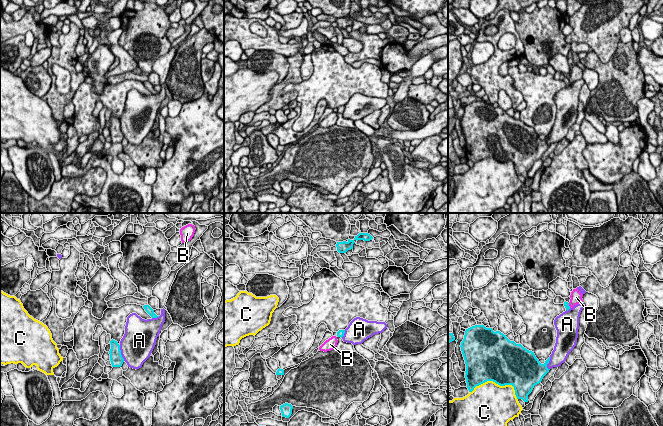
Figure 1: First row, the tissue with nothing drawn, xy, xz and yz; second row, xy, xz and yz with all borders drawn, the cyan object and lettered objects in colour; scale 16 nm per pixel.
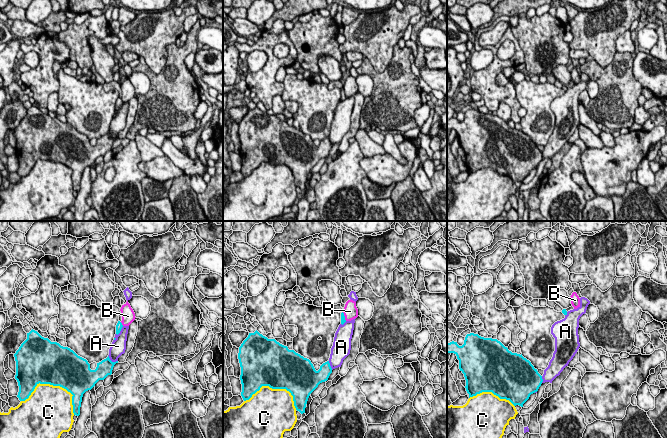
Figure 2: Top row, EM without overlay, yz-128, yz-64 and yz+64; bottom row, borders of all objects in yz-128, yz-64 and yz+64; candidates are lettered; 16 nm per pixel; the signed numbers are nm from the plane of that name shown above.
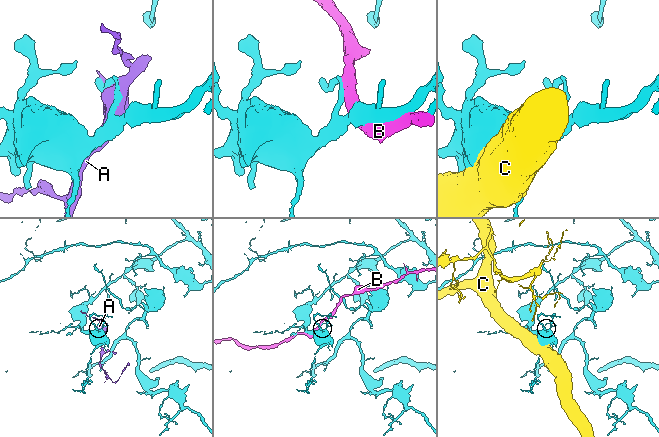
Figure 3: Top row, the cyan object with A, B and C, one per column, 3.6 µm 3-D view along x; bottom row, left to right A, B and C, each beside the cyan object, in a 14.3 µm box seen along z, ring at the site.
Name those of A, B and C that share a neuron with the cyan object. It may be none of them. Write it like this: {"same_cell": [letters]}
{"same_cell": []}

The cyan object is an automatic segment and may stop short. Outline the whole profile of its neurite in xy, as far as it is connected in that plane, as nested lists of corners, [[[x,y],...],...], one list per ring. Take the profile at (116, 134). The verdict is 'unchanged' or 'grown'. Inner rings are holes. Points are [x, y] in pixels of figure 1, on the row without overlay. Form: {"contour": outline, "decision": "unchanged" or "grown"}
{"contour": [[[113,115],[110,117],[110,120],[111,125],[109,127],[109,130],[112,143],[121,143],[124,138],[124,135],[121,131],[120,121],[117,117]]], "decision": "unchanged"}

